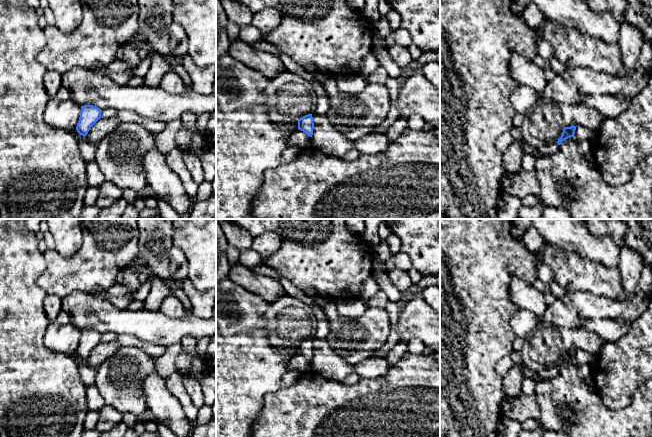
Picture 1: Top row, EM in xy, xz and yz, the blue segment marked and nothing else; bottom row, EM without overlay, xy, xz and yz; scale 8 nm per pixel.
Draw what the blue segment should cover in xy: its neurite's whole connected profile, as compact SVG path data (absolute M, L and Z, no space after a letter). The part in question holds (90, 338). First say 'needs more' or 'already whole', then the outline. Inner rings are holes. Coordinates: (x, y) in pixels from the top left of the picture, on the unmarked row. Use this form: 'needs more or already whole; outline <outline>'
already whole; outline M93 329L81 330L79 345L76 350L77 356L86 360L91 351L101 342L101 333Z

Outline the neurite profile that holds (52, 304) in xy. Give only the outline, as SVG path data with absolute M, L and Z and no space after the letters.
M47 294L44 299L44 311L50 322L53 322L62 311L62 298L54 294Z

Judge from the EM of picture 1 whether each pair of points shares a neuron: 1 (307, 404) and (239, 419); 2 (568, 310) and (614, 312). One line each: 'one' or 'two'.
1: two
2: one

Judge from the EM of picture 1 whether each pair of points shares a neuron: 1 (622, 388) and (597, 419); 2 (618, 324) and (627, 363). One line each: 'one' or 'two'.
1: two
2: two

